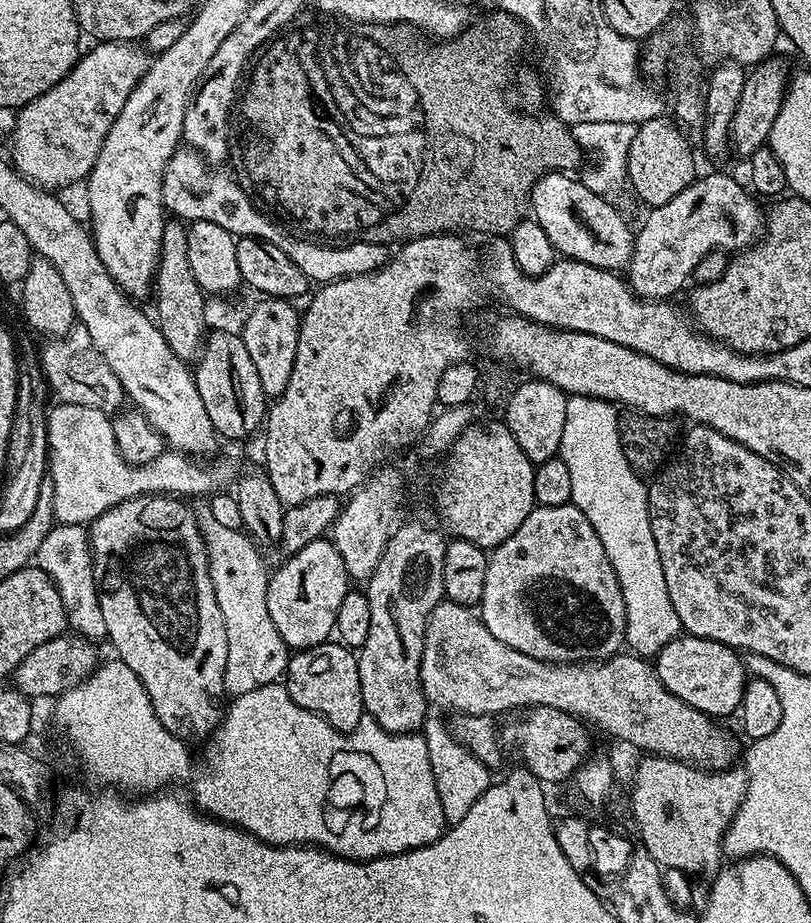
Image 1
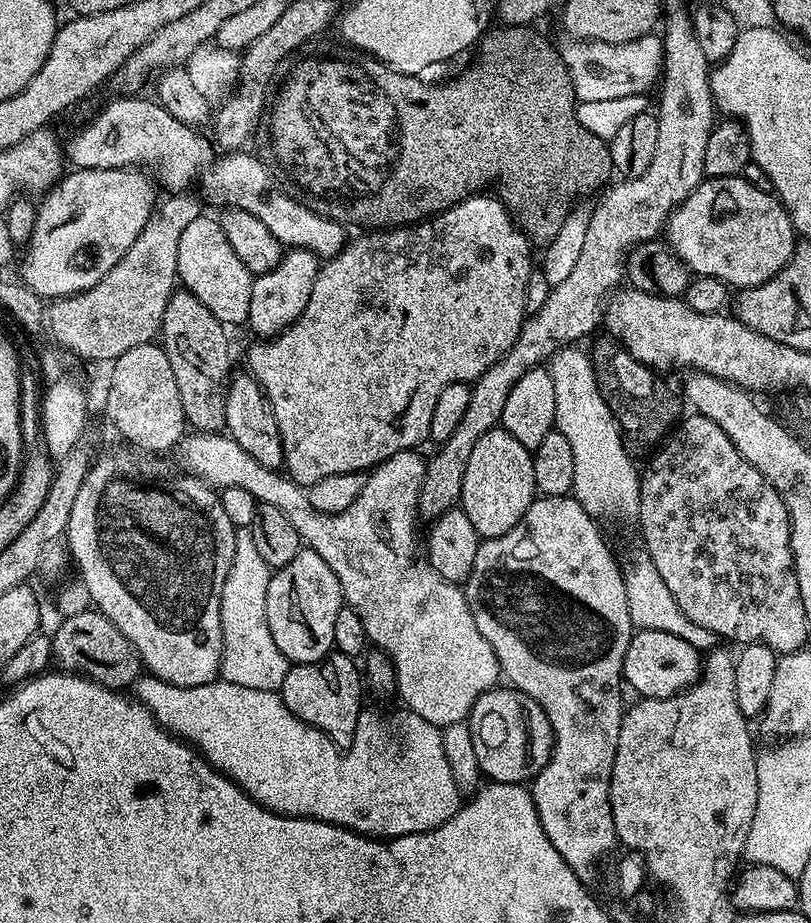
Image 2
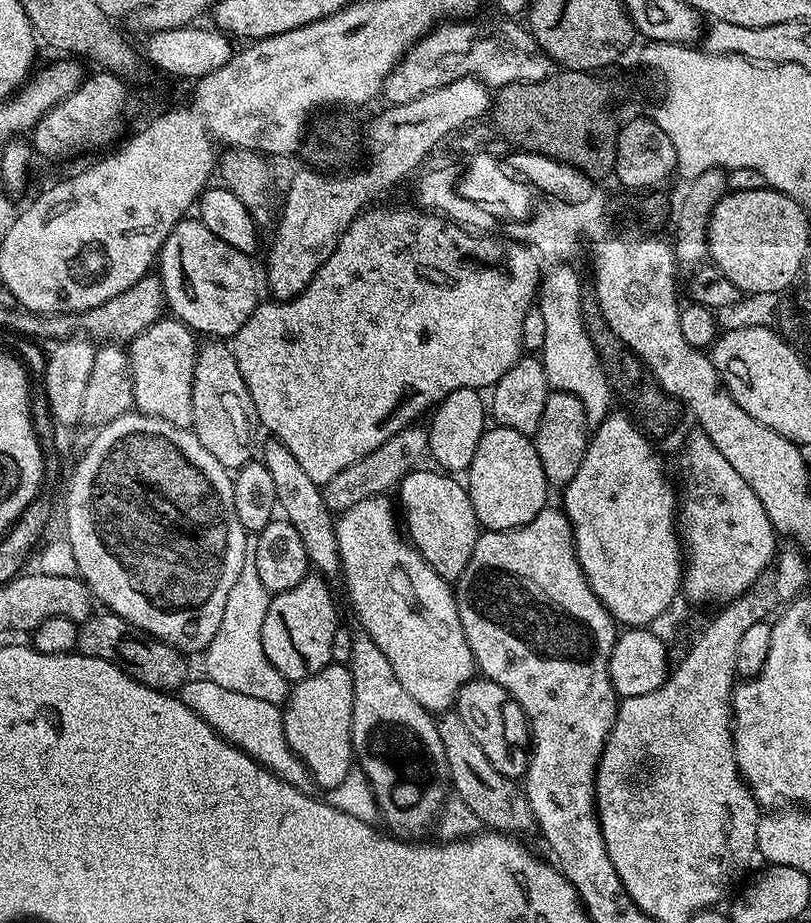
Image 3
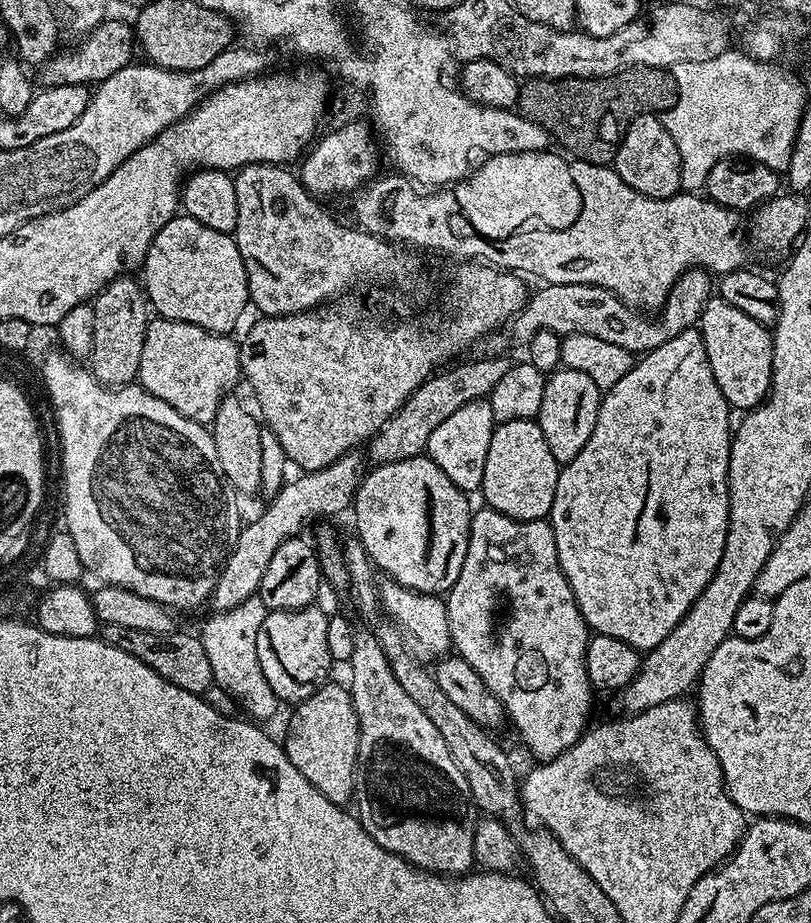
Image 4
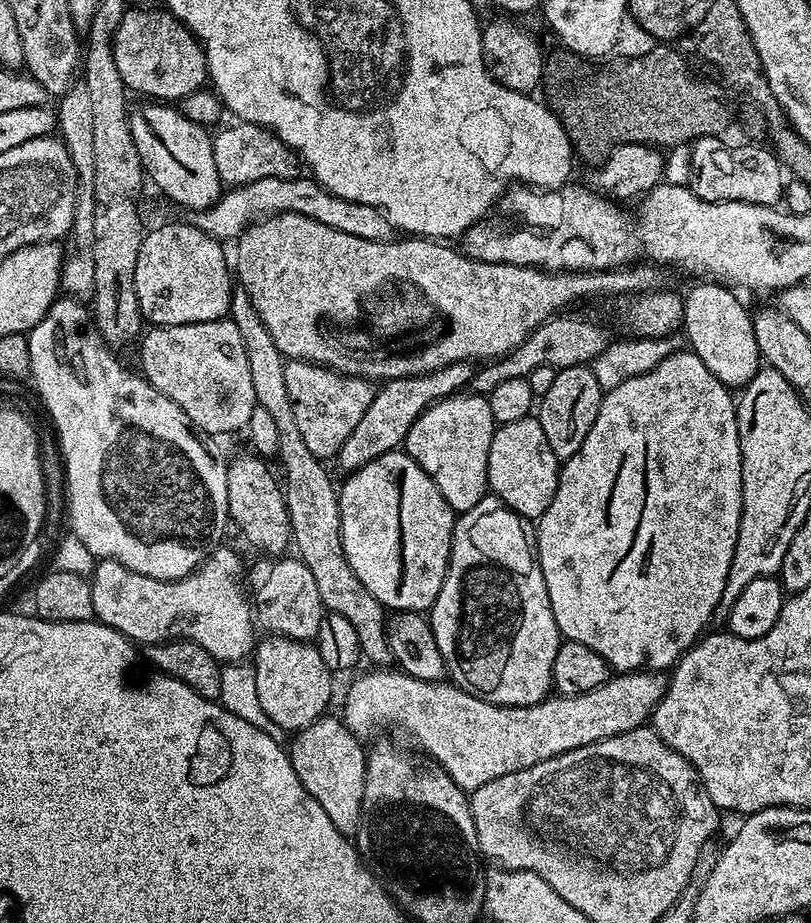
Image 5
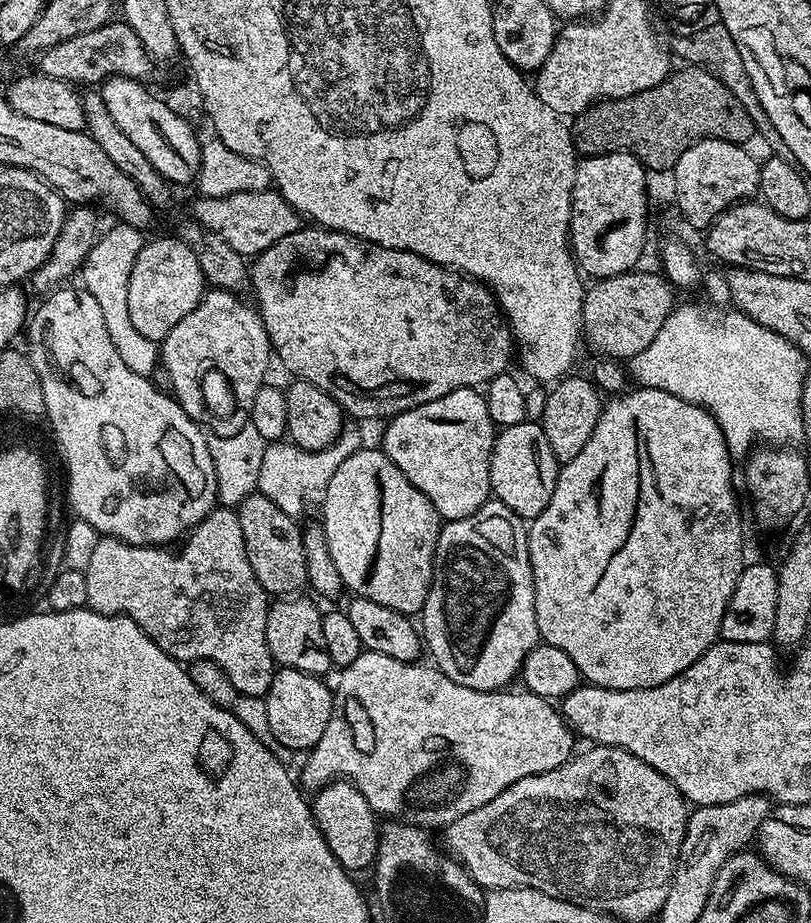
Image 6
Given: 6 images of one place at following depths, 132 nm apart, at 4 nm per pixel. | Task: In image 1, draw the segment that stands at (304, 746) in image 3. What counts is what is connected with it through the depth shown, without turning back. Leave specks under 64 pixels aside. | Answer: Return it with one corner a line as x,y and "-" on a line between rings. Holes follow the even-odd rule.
325,642
289,655
286,687
292,701
318,714
339,732
352,732
366,714
362,682
358,678
357,653
339,642

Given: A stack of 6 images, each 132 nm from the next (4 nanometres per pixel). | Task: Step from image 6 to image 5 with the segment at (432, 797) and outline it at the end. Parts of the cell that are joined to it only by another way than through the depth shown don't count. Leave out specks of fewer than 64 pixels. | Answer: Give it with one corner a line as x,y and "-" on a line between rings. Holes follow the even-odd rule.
399,670
368,671
372,672
358,677
348,688
348,697
344,700
344,712
342,711
344,725
361,738
367,737
367,732
374,731
379,724
397,724
398,727
413,732
417,742
432,755
429,757
468,794
478,786
486,786
486,782
494,782
494,778
502,778
502,774
514,774
558,754
566,754
599,740
645,727
662,694
668,689
668,676
663,671
641,670
613,675
602,686
577,696
552,694
547,700
530,706
502,706
472,696
451,682
419,680

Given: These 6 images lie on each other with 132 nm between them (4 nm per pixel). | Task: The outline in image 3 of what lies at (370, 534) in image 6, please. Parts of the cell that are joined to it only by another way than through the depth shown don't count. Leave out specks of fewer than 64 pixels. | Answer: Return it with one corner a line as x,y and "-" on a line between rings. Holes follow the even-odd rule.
443,470
424,471
410,473
398,485
402,524
406,529
407,539
422,554
425,562
442,579
455,582
466,570
466,562
470,562
470,554
474,554
474,542
482,529
476,520
467,487
461,481
459,484
455,475

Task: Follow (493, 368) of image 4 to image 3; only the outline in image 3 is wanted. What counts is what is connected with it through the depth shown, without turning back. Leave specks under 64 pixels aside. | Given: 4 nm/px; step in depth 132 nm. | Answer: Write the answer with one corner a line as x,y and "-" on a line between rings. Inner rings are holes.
424,426
403,428
394,438
386,438
378,450
358,458
354,466
346,466
339,474
334,474
330,482
321,487
320,493
326,502
326,506
333,514
339,514
350,510
350,506
358,506
358,502
366,502
371,496
382,496
392,491
400,481
407,478
410,473
417,471
420,464
428,456
428,430

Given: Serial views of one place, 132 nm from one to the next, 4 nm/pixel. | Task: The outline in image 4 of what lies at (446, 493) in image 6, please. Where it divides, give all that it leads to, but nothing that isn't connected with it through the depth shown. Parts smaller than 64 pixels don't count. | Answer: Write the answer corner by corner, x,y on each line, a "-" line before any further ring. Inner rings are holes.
475,400
455,414
450,414
434,434
430,434
426,454
458,486
469,494
480,492
482,474
486,470
486,450
490,450
490,438
497,426
494,414
490,410
487,400

